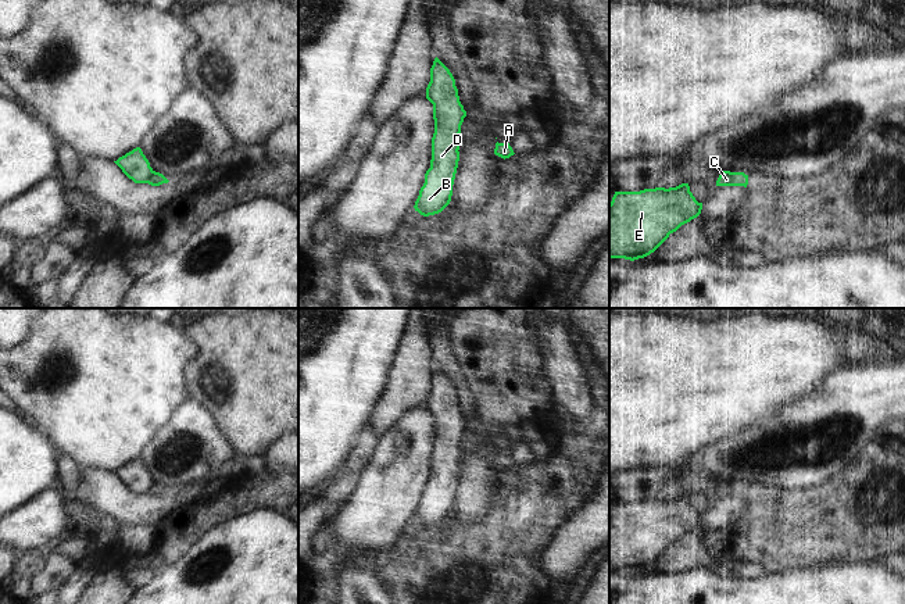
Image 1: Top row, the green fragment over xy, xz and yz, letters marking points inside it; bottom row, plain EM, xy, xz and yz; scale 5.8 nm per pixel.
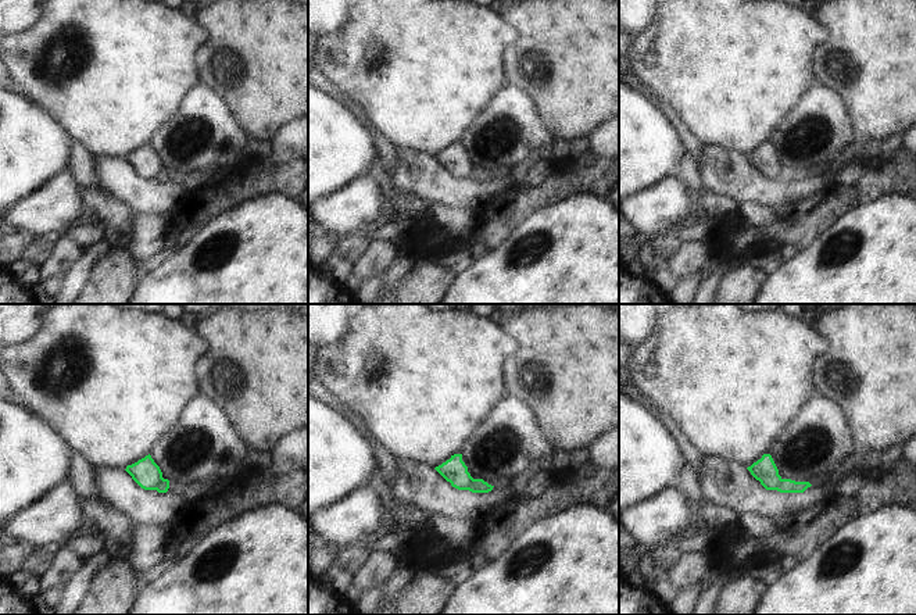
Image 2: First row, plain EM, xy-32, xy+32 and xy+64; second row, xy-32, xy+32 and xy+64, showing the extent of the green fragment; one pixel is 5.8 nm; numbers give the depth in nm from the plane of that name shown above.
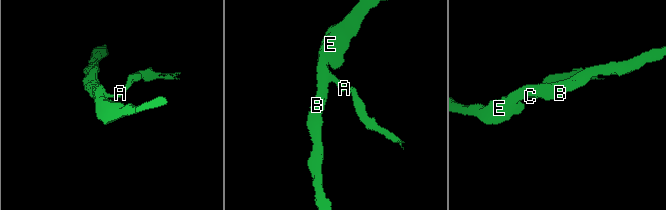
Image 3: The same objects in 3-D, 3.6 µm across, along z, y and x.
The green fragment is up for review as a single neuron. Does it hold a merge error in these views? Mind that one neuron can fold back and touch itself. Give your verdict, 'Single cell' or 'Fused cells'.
Fused cells.

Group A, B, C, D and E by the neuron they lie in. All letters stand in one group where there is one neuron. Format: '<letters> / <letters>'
A C / B D E

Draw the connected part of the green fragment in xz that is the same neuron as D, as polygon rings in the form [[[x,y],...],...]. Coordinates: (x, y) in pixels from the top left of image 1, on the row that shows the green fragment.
[[[437,57],[430,68],[426,99],[433,104],[432,160],[414,205],[423,217],[441,212],[451,201],[464,122],[464,106],[459,101],[455,79]]]

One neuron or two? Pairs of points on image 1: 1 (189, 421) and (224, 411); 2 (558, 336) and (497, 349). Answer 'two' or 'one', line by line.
1: two
2: two

